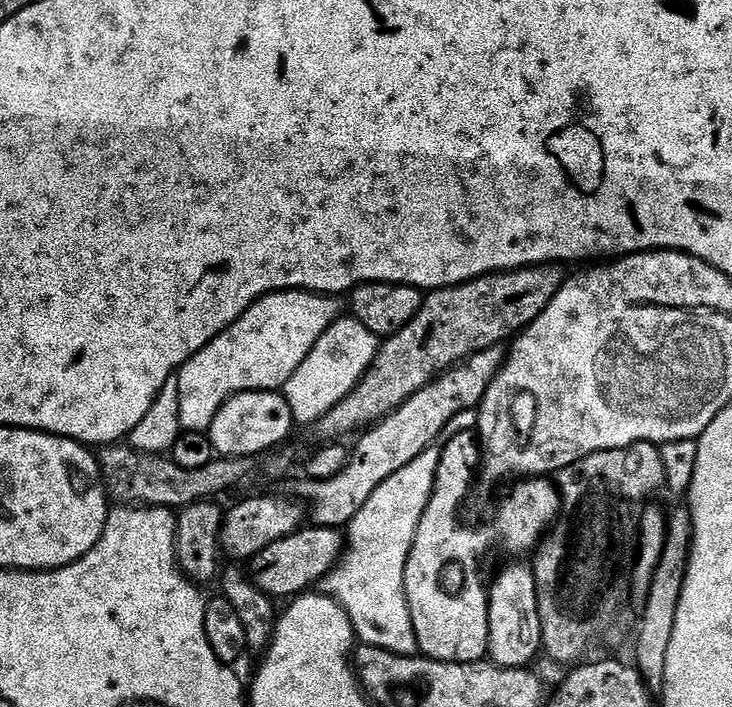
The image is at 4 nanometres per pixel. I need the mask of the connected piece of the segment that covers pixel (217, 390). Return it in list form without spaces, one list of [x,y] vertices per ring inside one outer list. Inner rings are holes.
[[[303,290],[272,292],[254,301],[225,332],[219,332],[198,354],[194,354],[181,366],[174,379],[178,382],[178,418],[180,427],[186,432],[207,433],[214,422],[218,410],[231,396],[243,392],[275,392],[283,389],[284,384],[306,362],[306,354],[314,350],[314,342],[326,334],[335,320],[339,320],[342,309],[335,295]]]

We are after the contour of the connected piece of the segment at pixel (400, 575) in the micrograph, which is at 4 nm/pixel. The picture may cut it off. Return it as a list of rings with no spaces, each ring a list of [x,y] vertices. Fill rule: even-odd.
[[[439,447],[427,448],[410,466],[390,474],[370,494],[370,502],[347,525],[346,547],[339,564],[322,581],[323,595],[344,607],[356,629],[357,641],[399,656],[415,656],[418,652],[414,622],[404,593],[404,575],[420,519],[432,497],[440,453]]]

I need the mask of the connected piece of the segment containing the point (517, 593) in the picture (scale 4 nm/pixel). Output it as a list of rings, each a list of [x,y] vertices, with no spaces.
[[[526,563],[512,564],[500,572],[496,581],[491,581],[488,594],[488,656],[499,668],[528,668],[543,649],[542,624],[538,618],[538,597],[535,593],[535,574]]]

